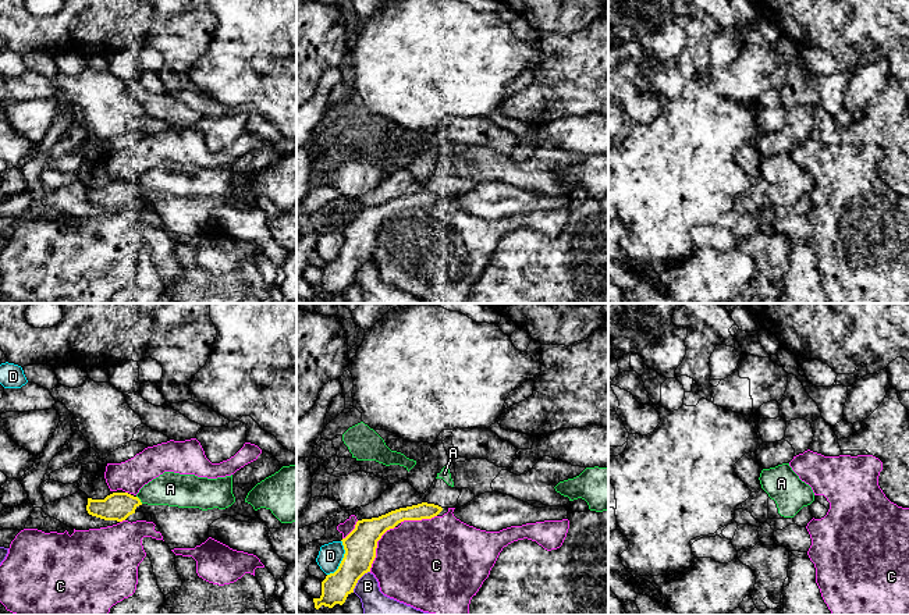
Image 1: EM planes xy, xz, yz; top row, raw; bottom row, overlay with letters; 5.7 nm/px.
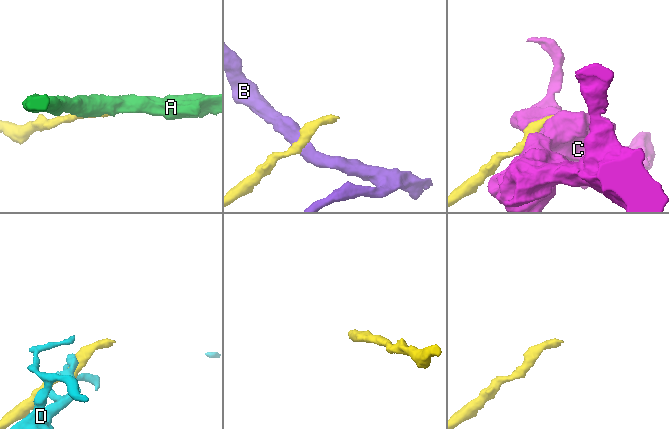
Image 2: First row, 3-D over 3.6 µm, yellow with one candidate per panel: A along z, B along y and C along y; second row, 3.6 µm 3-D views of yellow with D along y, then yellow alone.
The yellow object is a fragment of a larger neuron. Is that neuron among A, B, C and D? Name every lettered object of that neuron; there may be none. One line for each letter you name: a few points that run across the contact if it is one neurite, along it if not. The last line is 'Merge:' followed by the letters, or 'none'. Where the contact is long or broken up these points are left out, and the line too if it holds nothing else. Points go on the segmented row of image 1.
Merge: none

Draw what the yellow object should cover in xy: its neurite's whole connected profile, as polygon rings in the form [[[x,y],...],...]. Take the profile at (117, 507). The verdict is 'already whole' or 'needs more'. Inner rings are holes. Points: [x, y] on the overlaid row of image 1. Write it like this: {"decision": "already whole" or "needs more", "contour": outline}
{"decision": "needs more", "contour": [[[262,451],[256,461],[245,465],[232,474],[232,494],[235,502],[226,509],[178,508],[168,505],[142,504],[128,493],[113,493],[104,500],[88,498],[89,515],[122,522],[135,512],[152,515],[152,522],[160,527],[164,543],[174,548],[195,548],[209,538],[210,525],[226,516],[242,515],[255,518],[256,511],[245,501],[248,493],[262,480],[271,476],[280,462],[269,452]]]}

